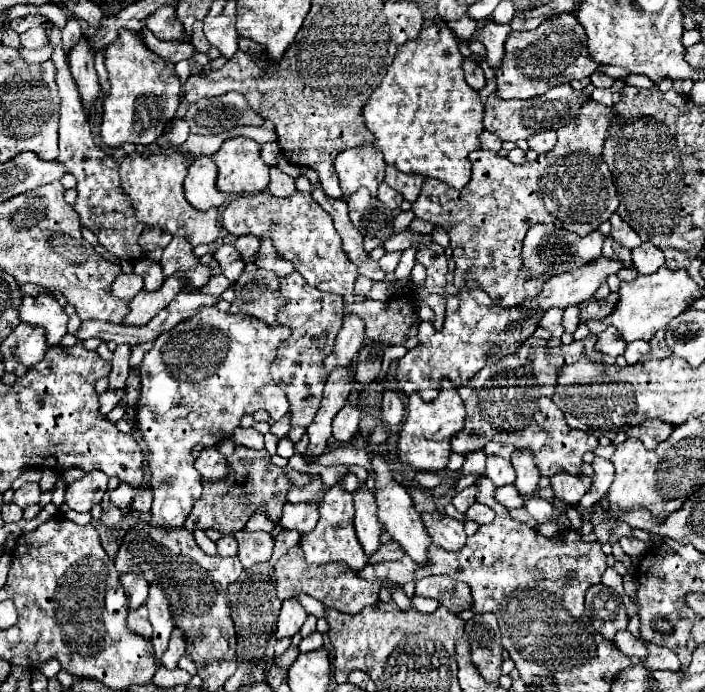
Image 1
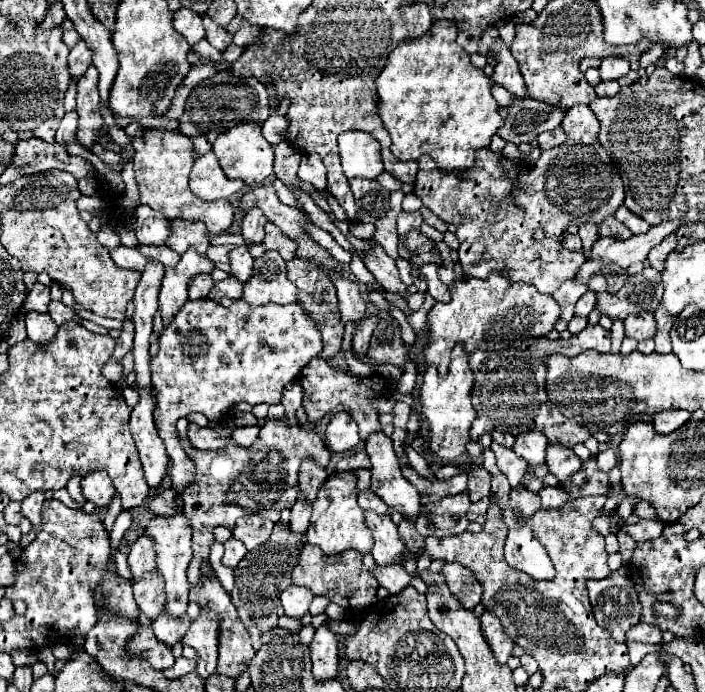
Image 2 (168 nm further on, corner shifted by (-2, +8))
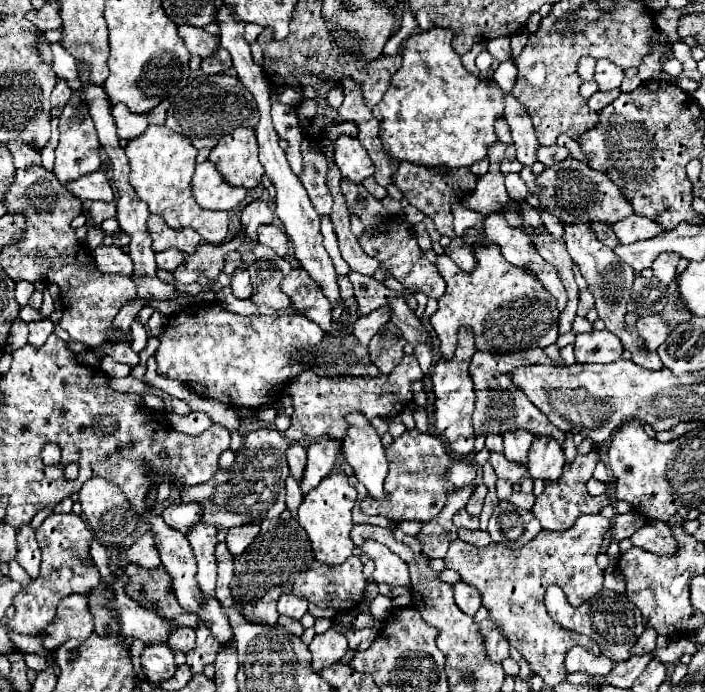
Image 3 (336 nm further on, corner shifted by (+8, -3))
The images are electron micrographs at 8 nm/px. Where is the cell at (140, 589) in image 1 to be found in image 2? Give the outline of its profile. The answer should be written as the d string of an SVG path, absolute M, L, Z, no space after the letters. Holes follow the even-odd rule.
M141 535L135 545L131 547L127 555L127 563L133 575L133 581L139 581L145 573L155 569L155 551L153 551L153 541L147 535Z

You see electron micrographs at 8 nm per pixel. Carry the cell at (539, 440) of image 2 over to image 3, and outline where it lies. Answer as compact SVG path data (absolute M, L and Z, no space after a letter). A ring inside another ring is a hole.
M513 430L513 432L505 432L503 434L503 440L505 440L505 448L503 448L503 454L507 460L511 462L521 462L525 464L527 460L527 452L529 452L529 446L533 442L533 434L531 432L525 432L525 430Z

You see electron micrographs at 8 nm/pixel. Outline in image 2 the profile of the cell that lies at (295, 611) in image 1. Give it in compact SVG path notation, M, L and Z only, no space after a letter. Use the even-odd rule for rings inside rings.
M289 585L289 587L281 593L281 603L283 603L285 615L287 615L287 617L293 617L293 619L301 619L301 617L307 613L311 599L313 599L313 593L311 593L307 587Z

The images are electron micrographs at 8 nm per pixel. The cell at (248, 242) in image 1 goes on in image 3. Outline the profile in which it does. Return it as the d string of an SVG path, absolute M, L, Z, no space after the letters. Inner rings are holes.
M255 200L249 206L245 206L245 210L241 212L241 224L243 224L243 230L245 230L247 238L251 242L257 242L257 228L261 224L273 222L273 218L275 216L271 212L271 206L265 200Z

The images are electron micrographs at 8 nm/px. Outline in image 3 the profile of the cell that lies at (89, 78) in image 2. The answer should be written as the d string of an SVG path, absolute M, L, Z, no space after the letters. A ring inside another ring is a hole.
M73 92L71 100L67 102L63 114L59 116L59 146L57 146L57 160L55 160L55 176L57 180L61 180L63 186L67 186L69 182L97 172L101 168L101 160L99 160L99 140L97 140L97 132L93 128L93 120L87 118L87 108L81 104L79 100L79 92Z

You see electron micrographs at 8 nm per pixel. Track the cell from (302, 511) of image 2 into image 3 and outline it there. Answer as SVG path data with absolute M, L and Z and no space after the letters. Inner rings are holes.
M291 474L287 476L285 486L287 486L287 508L293 512L293 518L295 518L297 516L297 508L299 508L301 500L303 500L303 494L301 494L299 482Z

